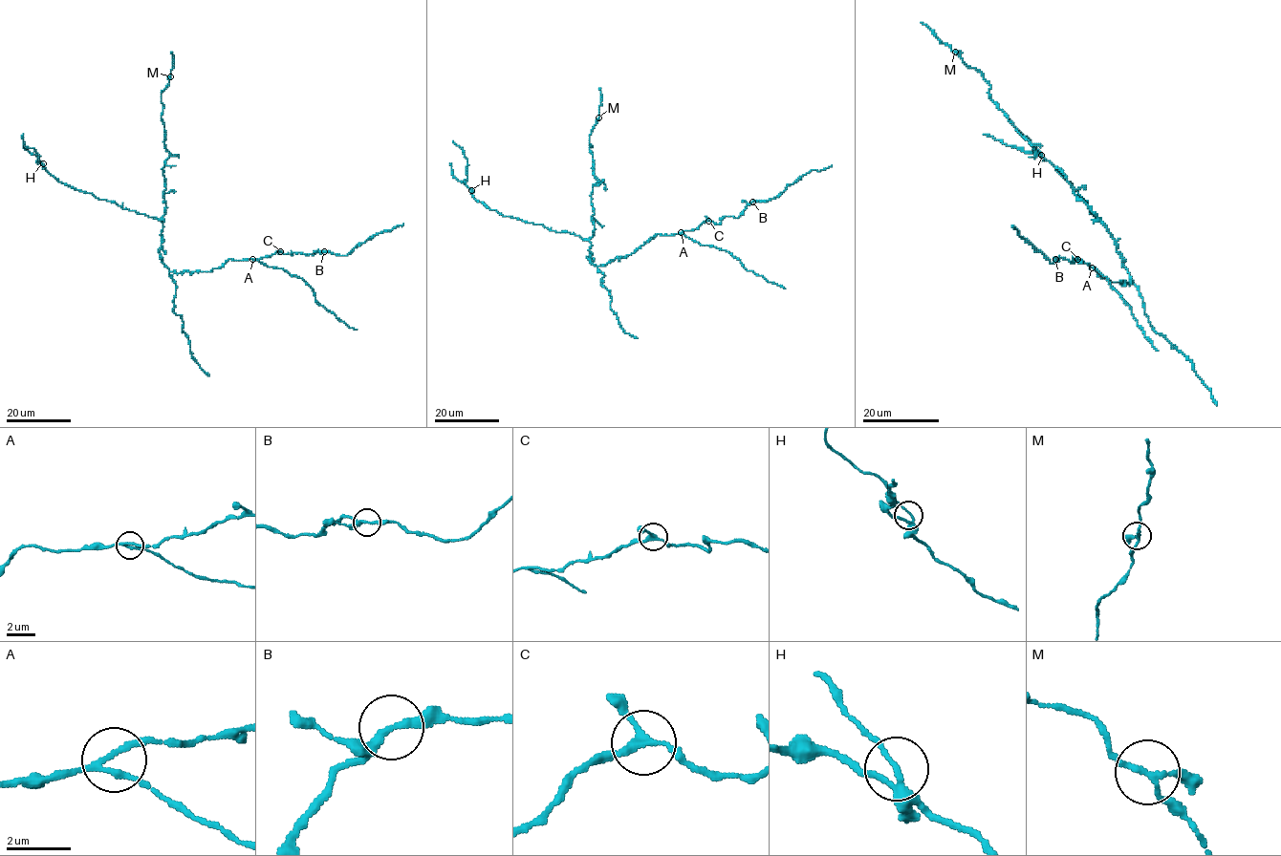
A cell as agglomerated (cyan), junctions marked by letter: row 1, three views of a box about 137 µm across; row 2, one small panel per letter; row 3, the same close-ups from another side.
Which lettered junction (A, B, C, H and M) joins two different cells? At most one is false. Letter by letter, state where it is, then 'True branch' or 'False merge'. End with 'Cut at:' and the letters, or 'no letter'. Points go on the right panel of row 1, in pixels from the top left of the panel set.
A: Place: (1092, 267). True branch
B: Place: (1055, 259). True branch
C: Place: (1077, 259). True branch
H: Place: (1041, 155). True branch
M: Place: (955, 52). True branch
Cut at: no letter

